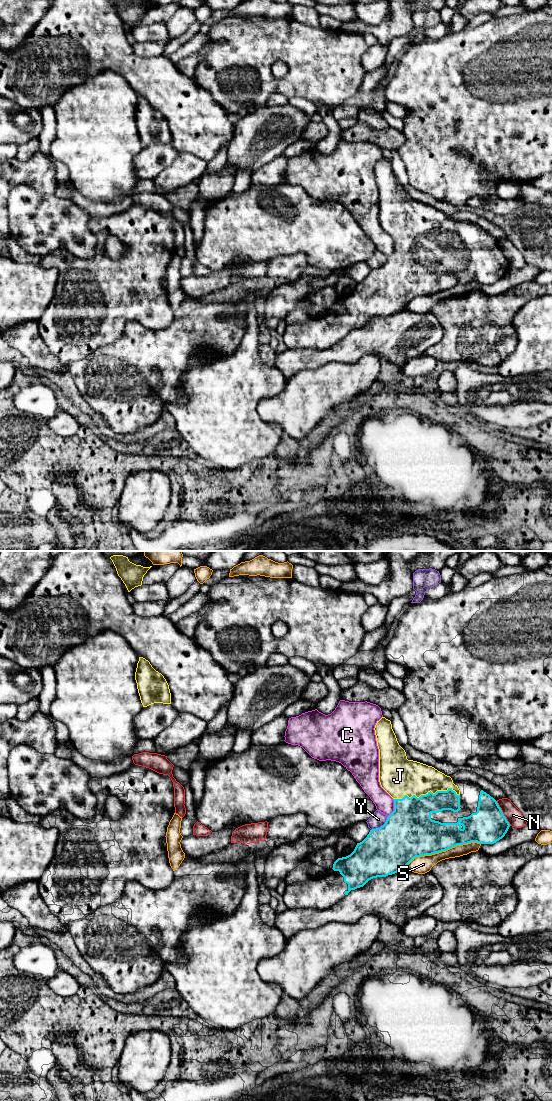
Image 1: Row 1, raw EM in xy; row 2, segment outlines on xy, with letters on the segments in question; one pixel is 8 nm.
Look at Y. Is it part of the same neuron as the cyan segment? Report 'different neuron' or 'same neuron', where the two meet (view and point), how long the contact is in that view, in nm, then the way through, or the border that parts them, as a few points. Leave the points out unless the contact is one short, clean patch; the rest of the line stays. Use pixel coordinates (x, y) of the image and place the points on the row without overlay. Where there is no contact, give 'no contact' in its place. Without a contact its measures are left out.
different neuron | xy (381, 266) | 180 nm | along xy (388, 256), (382, 265), (371, 270)

